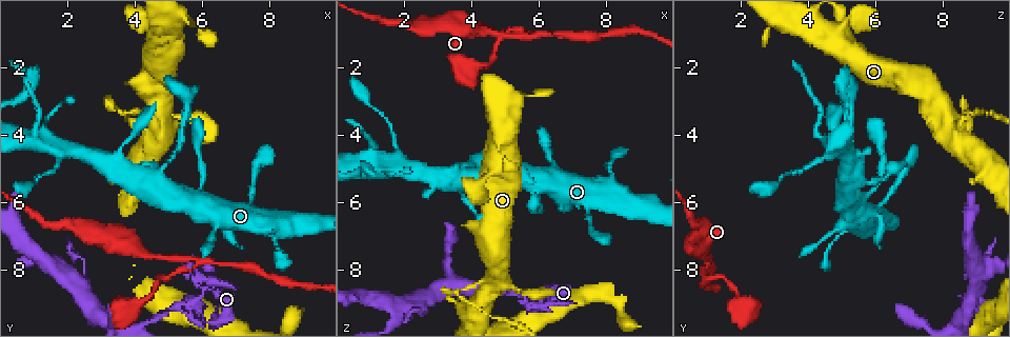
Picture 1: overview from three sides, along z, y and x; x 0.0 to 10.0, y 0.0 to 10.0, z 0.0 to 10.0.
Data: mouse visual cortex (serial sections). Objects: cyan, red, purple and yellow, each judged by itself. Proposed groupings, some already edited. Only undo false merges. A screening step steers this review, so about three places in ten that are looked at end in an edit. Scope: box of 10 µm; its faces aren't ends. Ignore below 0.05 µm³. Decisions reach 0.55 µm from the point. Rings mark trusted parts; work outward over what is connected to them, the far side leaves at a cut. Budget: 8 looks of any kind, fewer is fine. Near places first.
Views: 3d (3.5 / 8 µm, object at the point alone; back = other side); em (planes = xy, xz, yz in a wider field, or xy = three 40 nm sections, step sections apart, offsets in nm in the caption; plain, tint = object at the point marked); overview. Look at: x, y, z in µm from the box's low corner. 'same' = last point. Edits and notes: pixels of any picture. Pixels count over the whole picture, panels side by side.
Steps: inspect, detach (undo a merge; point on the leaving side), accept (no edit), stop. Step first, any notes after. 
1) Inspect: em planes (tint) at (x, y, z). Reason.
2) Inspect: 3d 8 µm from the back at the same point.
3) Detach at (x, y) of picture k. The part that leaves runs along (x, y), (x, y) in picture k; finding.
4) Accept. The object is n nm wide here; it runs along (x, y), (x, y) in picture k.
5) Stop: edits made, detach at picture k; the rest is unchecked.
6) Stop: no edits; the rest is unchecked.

Inspect: 3d 3.5 µm at (1.15, 4.15, 4.70). Three arms meet.

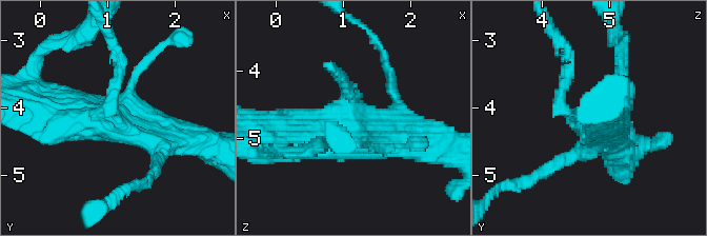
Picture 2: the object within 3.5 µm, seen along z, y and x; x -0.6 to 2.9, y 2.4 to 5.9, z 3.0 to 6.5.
Inspect: em xy step 3 (tint) at (1.10, 4.20, 4.65). Shape alone is not enough.

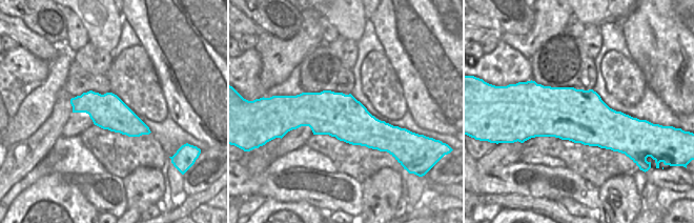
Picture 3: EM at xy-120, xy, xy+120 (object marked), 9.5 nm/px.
Inspect: em planes (tint) at the same point. Cut it another way.

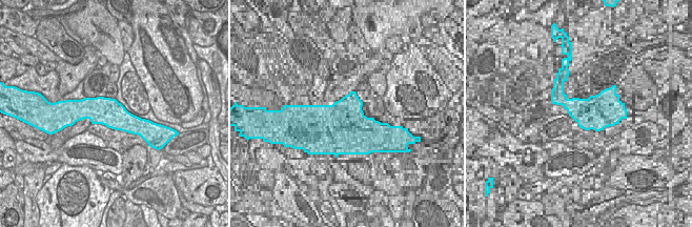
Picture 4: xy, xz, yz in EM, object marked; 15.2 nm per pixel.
Accept. The object is 420 nm wide here; it runs along (181, 137), (48, 101) in picture 2; one cell here.

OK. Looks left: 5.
Inspect: 3d 3.5 µm at (4.05, 3.75, 8.45). Calibre changes.

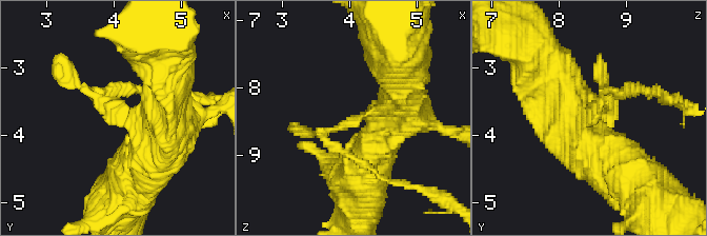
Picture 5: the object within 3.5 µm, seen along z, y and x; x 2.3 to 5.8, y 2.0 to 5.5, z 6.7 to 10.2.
Inspect: em xy step 3 (tint) at (4.05, 3.70, 8.50). Need the tissue.

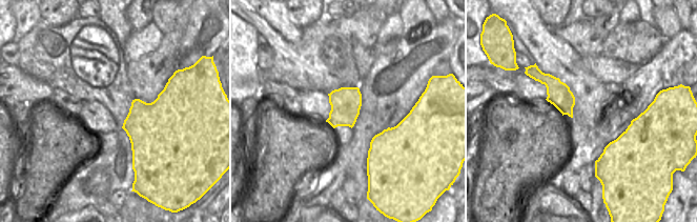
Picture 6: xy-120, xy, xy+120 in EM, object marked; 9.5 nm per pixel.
Detach at (105, 91) of picture 5. The object is 300 nm wide here; the part that leaves runs along (121, 119), (88, 90), (134, 90) in picture 5; a second cell is stuck on.

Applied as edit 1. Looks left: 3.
Inspect: 3d 3.5 µm from the back at (5.90, 7.70, 0.95).

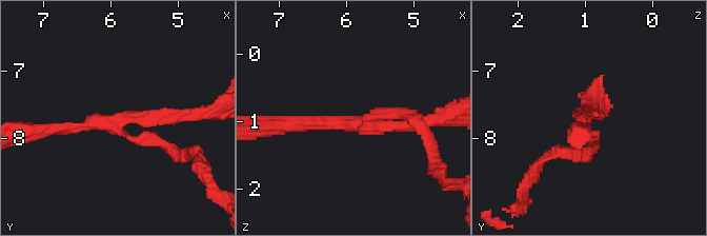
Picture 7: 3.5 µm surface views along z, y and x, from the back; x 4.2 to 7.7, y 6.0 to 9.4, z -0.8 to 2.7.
Inspect: em xy step 2 (tint) at (5.90, 7.80, 1.05). Need the tissue.

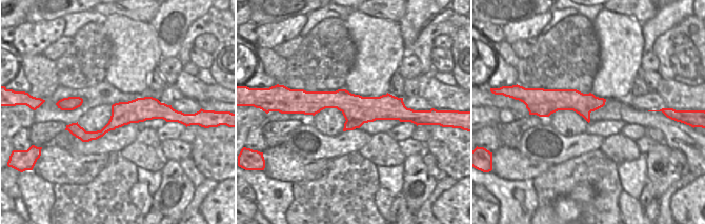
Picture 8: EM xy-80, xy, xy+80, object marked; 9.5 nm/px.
Inspect: em planes (tint) at the same point.

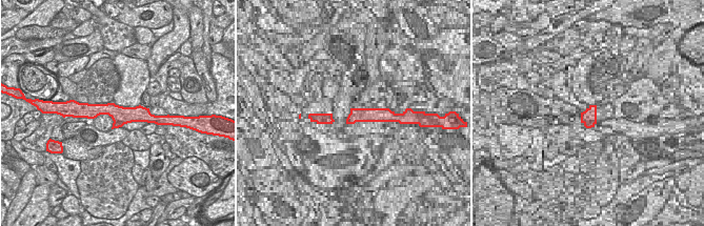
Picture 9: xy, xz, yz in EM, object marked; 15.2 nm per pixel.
Accept. The arms are 150, 200, 200 nm wide; it runs along (183, 115), (116, 121), (135, 140), (174, 150) in picture 7; one cell here.

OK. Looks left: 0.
Stop: edits made, detach at picture 5; the rest is unchecked.

